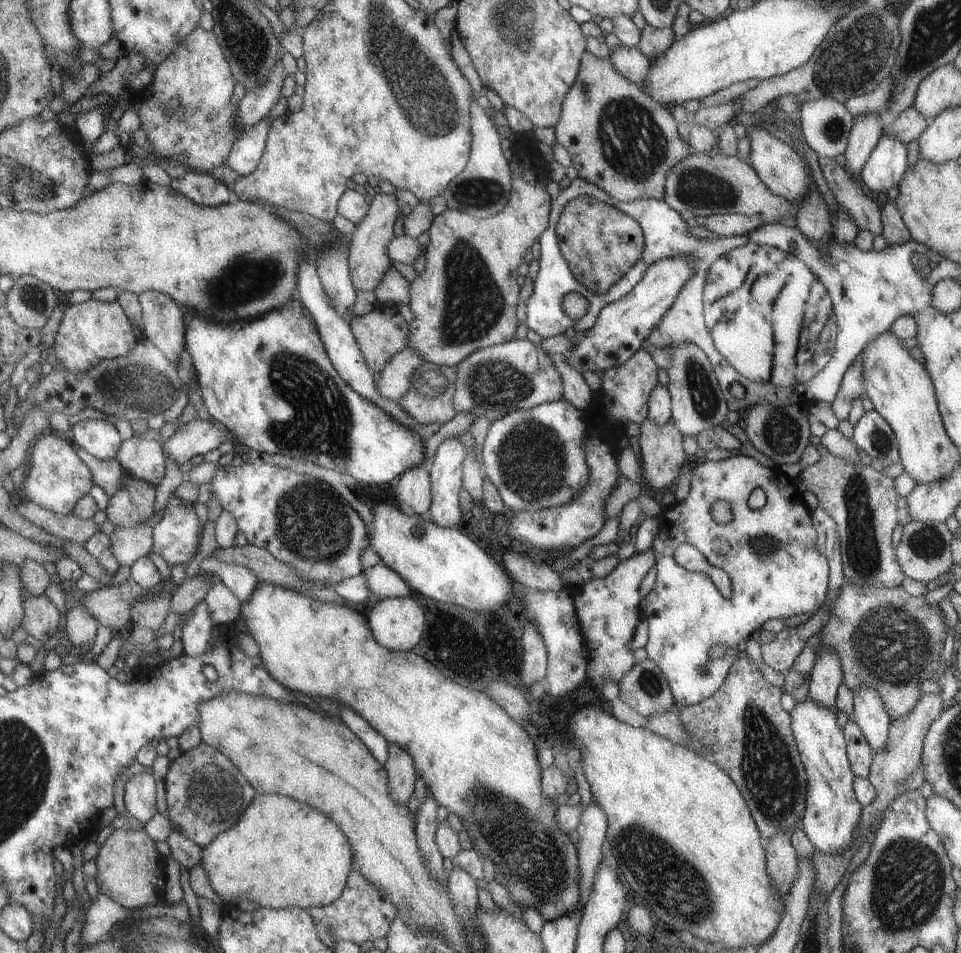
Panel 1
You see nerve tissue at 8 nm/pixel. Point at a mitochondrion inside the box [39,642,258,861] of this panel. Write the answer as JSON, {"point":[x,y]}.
{"point":[212,794]}

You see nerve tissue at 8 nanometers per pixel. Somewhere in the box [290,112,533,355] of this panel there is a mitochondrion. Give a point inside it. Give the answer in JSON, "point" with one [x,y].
{"point":[473,303]}

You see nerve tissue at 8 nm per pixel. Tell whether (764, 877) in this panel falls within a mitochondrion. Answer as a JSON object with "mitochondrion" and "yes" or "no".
{"mitochondrion":"no"}

